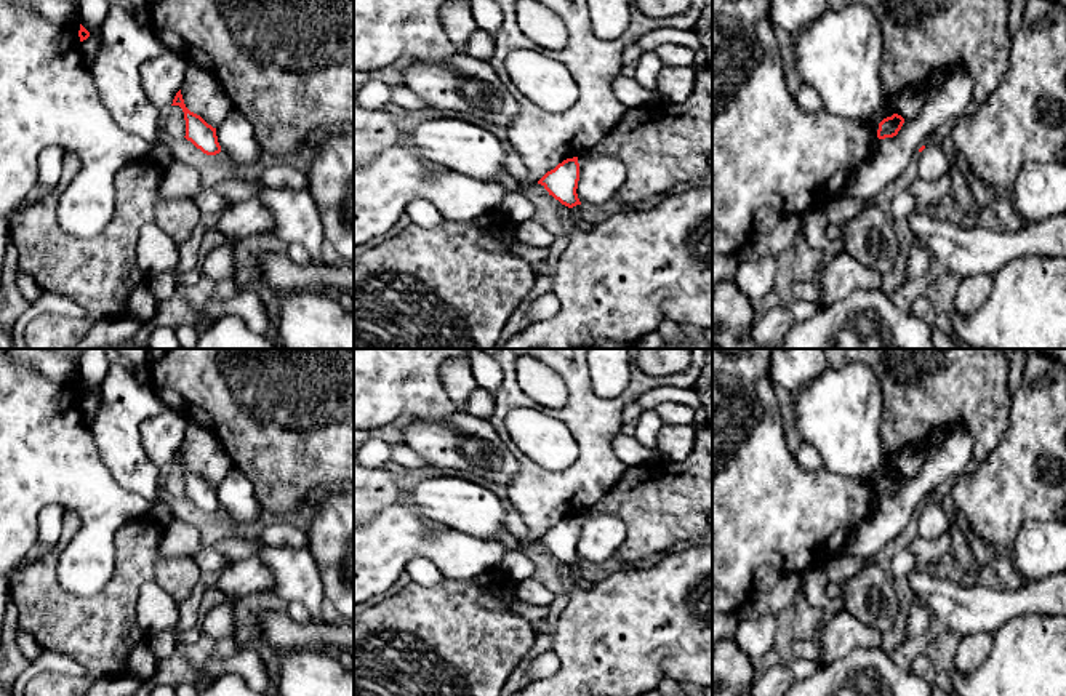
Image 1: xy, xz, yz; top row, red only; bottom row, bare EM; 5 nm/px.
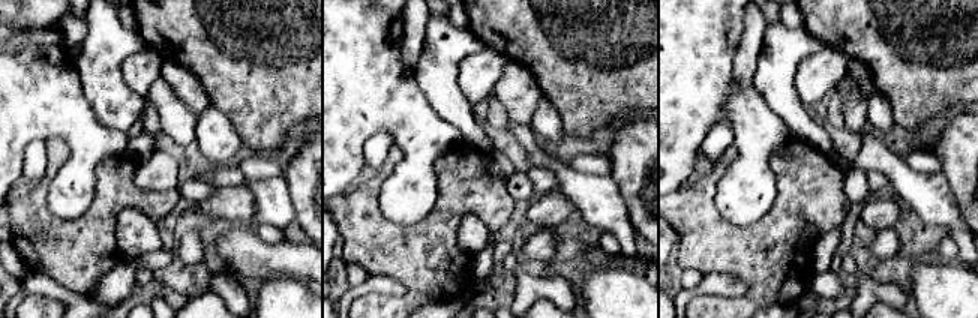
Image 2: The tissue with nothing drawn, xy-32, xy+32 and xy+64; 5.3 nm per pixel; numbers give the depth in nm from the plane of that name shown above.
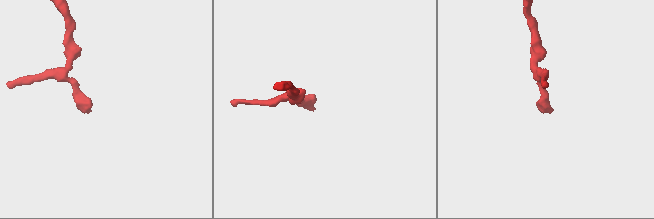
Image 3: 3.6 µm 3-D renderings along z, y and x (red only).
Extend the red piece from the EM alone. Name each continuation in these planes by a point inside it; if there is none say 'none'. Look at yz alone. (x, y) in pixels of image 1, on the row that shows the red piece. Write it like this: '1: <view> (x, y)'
1: yz (933, 165)

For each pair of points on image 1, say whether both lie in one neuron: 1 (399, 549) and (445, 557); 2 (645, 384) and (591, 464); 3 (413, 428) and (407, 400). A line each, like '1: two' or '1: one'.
1: one
2: one
3: two

